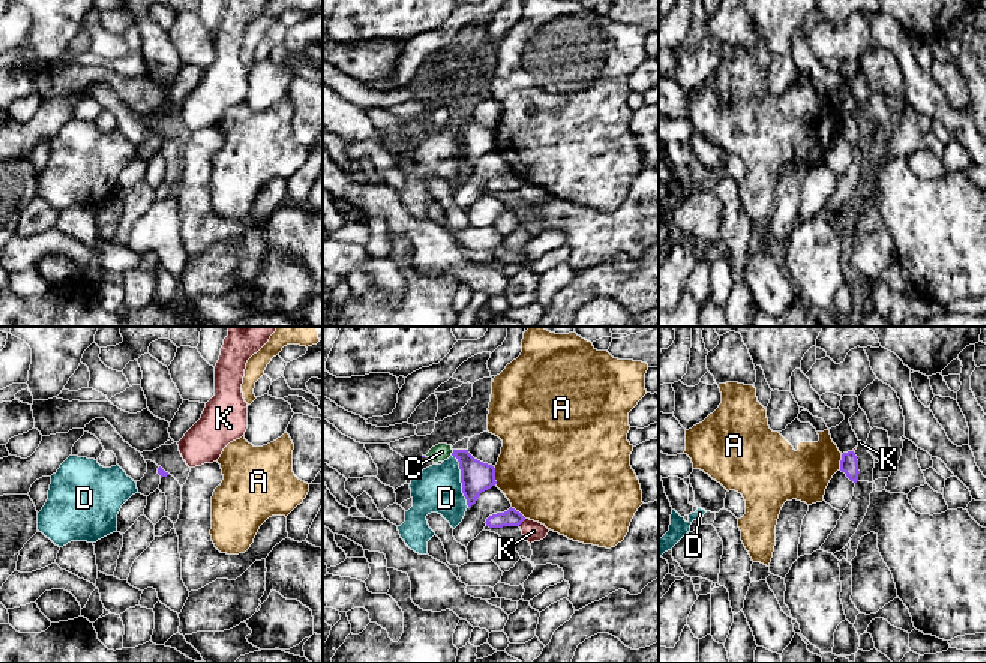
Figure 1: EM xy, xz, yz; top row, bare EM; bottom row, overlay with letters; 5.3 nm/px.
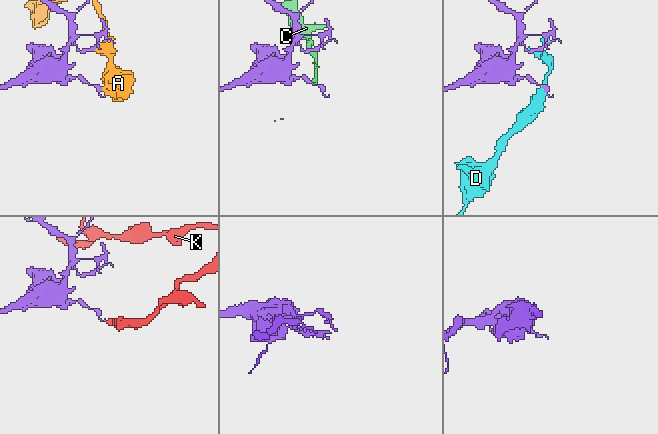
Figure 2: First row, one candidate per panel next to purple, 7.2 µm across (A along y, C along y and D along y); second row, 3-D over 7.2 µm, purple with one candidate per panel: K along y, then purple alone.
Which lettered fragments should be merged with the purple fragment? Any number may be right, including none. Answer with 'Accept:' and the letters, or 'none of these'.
Accept: none of these

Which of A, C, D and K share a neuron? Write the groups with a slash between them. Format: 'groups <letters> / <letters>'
groups A / C / D / K

